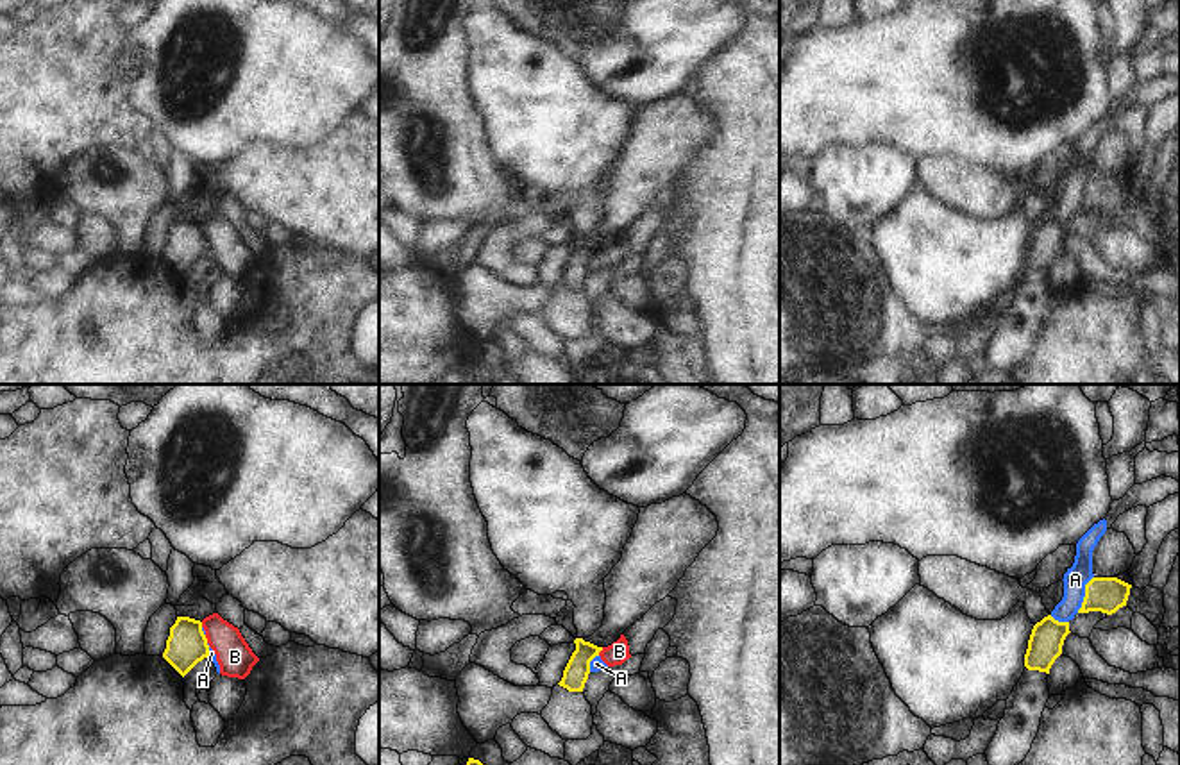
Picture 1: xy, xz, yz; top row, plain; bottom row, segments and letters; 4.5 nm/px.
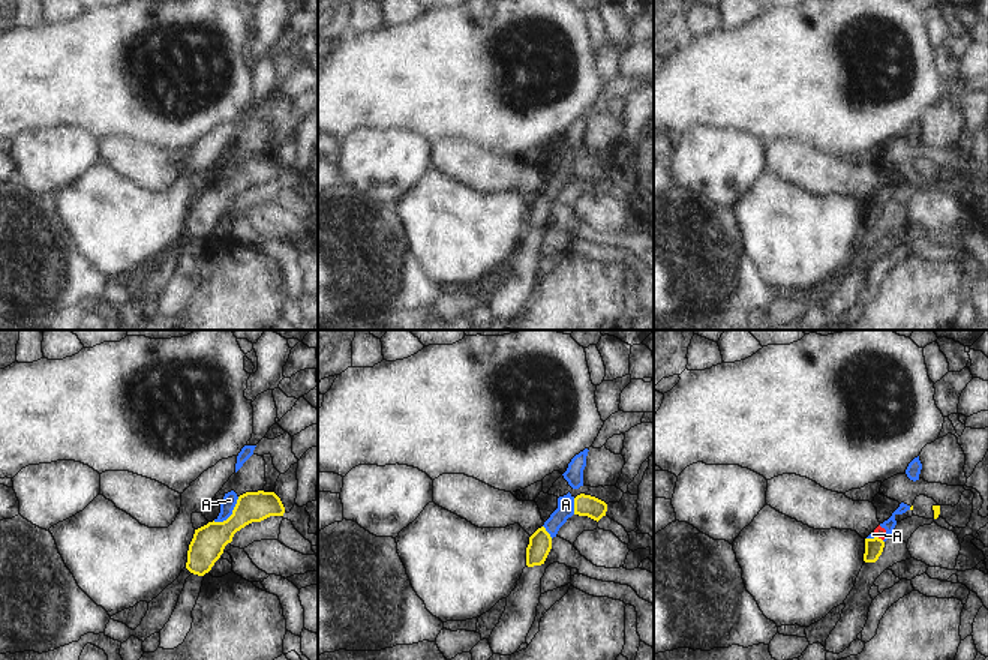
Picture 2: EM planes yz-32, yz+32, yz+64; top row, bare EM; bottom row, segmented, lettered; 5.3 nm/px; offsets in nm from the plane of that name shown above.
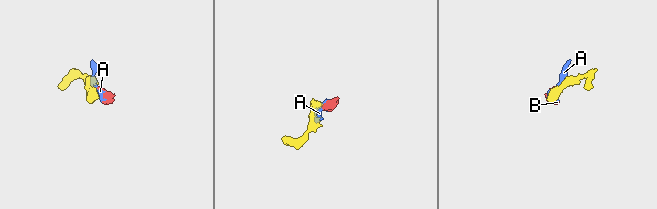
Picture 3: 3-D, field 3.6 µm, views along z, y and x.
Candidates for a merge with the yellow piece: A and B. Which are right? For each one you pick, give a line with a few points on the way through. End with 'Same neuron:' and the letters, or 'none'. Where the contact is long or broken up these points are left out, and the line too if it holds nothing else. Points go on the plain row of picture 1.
Same neuron: none

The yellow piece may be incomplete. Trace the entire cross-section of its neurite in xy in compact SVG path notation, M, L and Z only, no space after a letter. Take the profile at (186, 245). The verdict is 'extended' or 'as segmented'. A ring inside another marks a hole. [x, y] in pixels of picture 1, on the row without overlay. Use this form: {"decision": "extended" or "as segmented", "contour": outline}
{"decision": "as segmented", "contour": "M177 216L170 227L163 257L184 277L198 261L209 257L207 238L202 222Z"}

